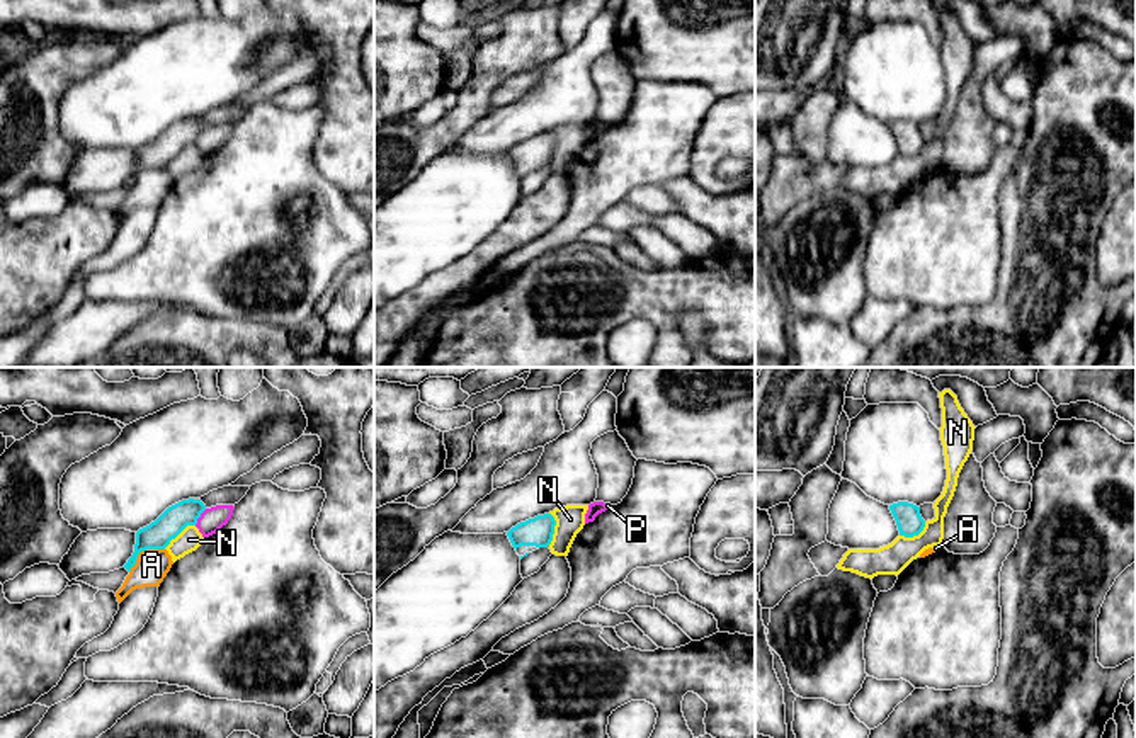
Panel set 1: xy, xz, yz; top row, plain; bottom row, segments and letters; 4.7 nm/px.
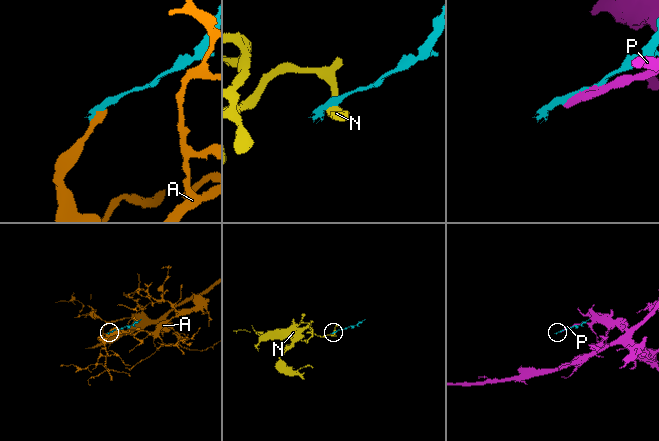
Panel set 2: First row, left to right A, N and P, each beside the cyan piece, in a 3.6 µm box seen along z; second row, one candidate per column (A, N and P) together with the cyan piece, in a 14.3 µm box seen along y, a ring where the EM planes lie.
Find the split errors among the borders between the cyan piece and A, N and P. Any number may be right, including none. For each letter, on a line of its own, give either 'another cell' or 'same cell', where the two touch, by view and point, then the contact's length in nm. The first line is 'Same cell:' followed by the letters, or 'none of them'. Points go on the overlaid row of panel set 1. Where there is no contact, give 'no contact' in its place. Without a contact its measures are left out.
Same cell: none of them
A: another cell; meets cyan in xy at (142, 550); contact 200 nm long
N: another cell; meets cyan in xy at (179, 533); contact 190 nm long
P: another cell; meets cyan in xy at (199, 516); contact 100 nm long

